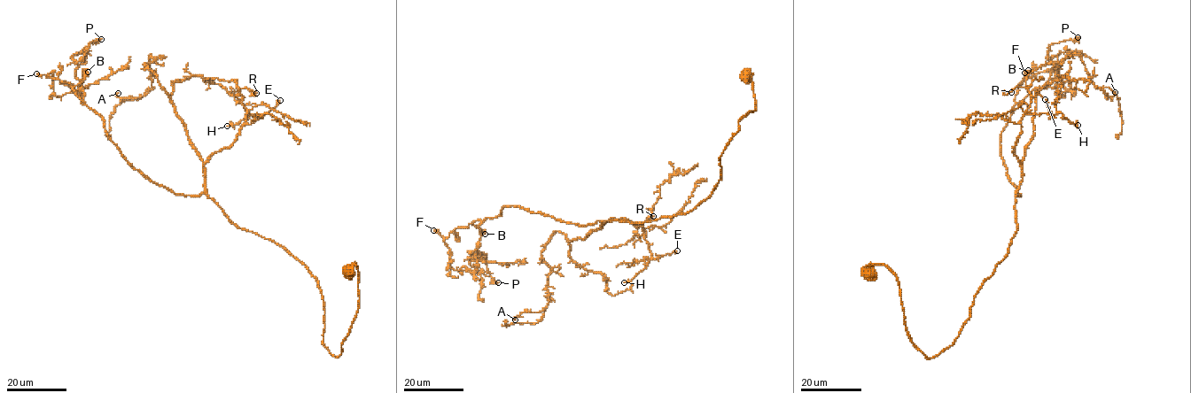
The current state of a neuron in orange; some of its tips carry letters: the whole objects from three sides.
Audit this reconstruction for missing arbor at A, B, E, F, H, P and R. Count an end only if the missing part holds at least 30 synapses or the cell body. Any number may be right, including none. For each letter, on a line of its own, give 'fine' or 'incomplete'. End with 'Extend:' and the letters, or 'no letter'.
A: fine
B: incomplete
E: fine
F: fine
H: fine
P: fine
R: fine
Extend: B

